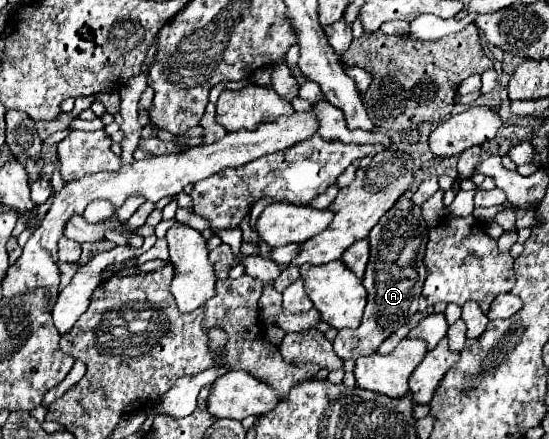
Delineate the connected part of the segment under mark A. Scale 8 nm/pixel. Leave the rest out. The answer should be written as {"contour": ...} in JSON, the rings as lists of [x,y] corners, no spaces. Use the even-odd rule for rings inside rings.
{"contour":[[[400,196],[400,200],[396,200],[396,204],[388,210],[388,216],[382,216],[372,228],[368,240],[370,260],[362,278],[362,284],[368,290],[368,304],[358,328],[338,330],[334,352],[342,360],[356,360],[360,356],[374,354],[398,326],[406,324],[406,320],[418,310],[418,298],[426,280],[422,260],[428,242],[428,226],[420,214],[420,206],[416,206],[408,196]]]}

